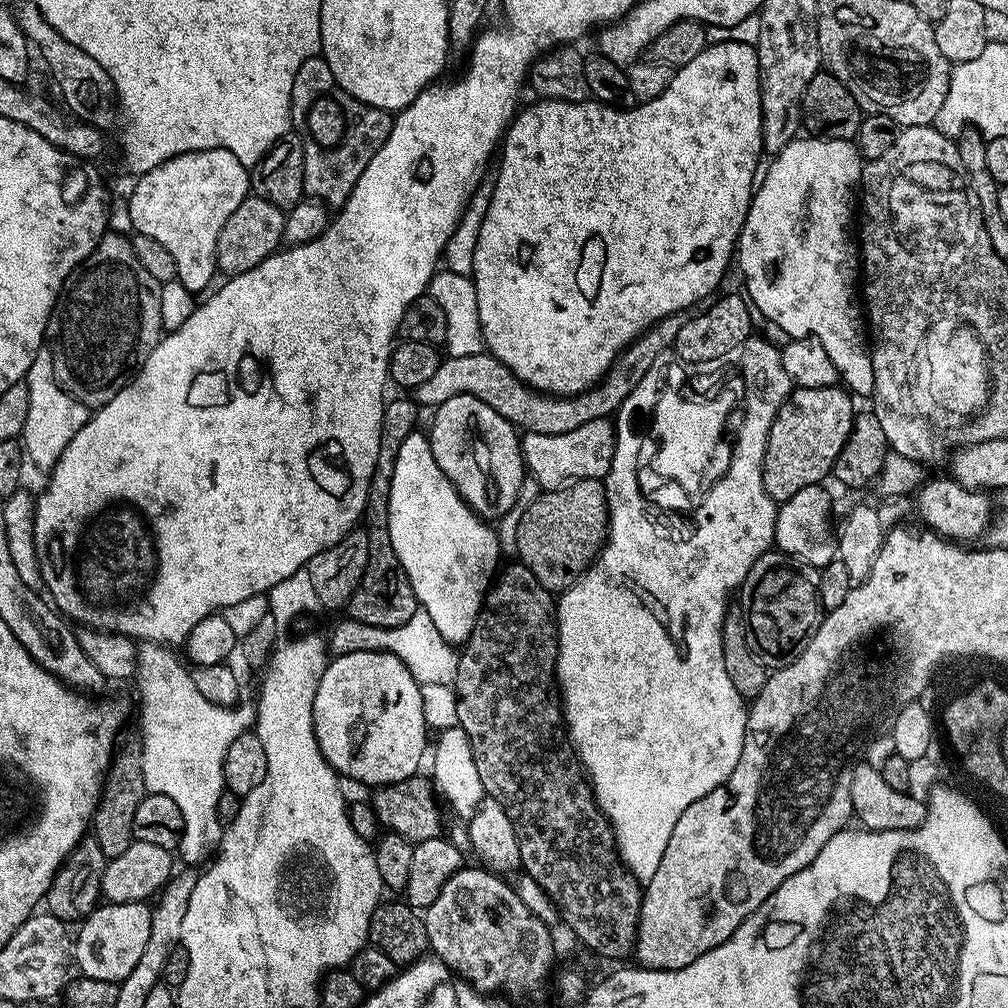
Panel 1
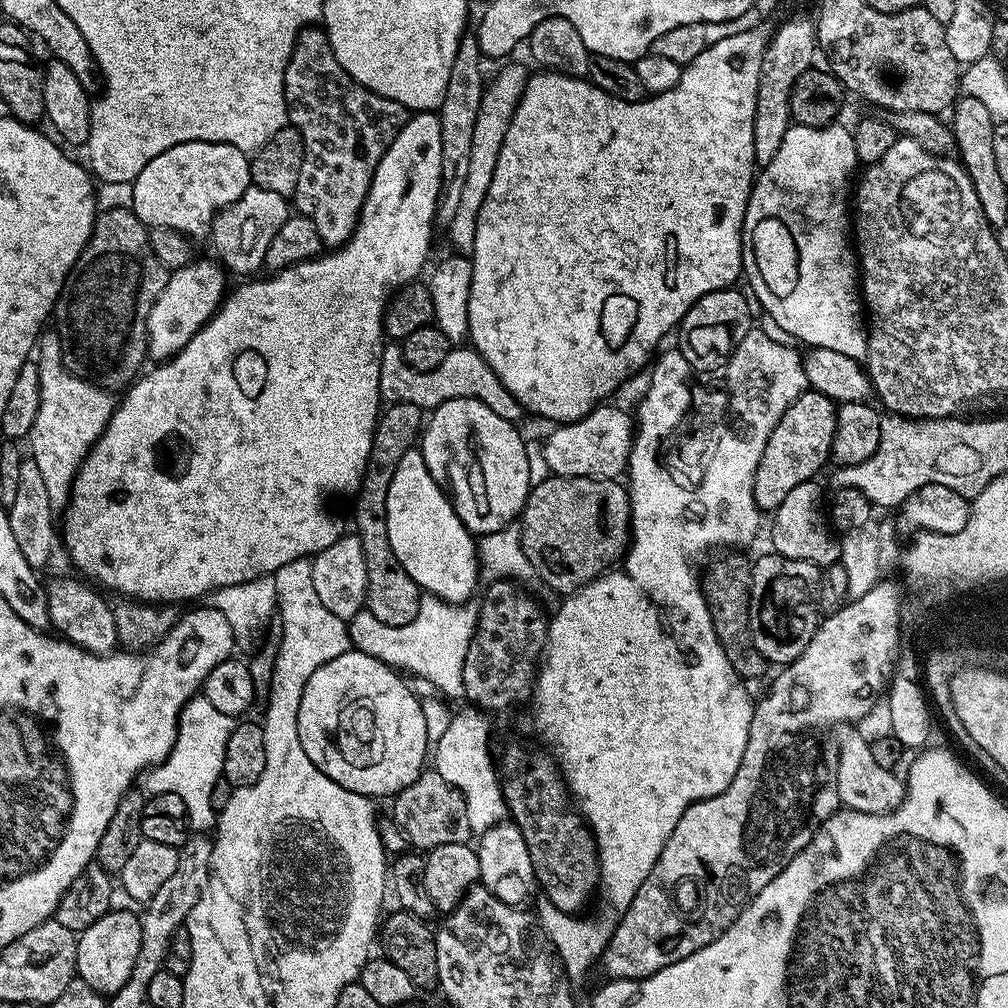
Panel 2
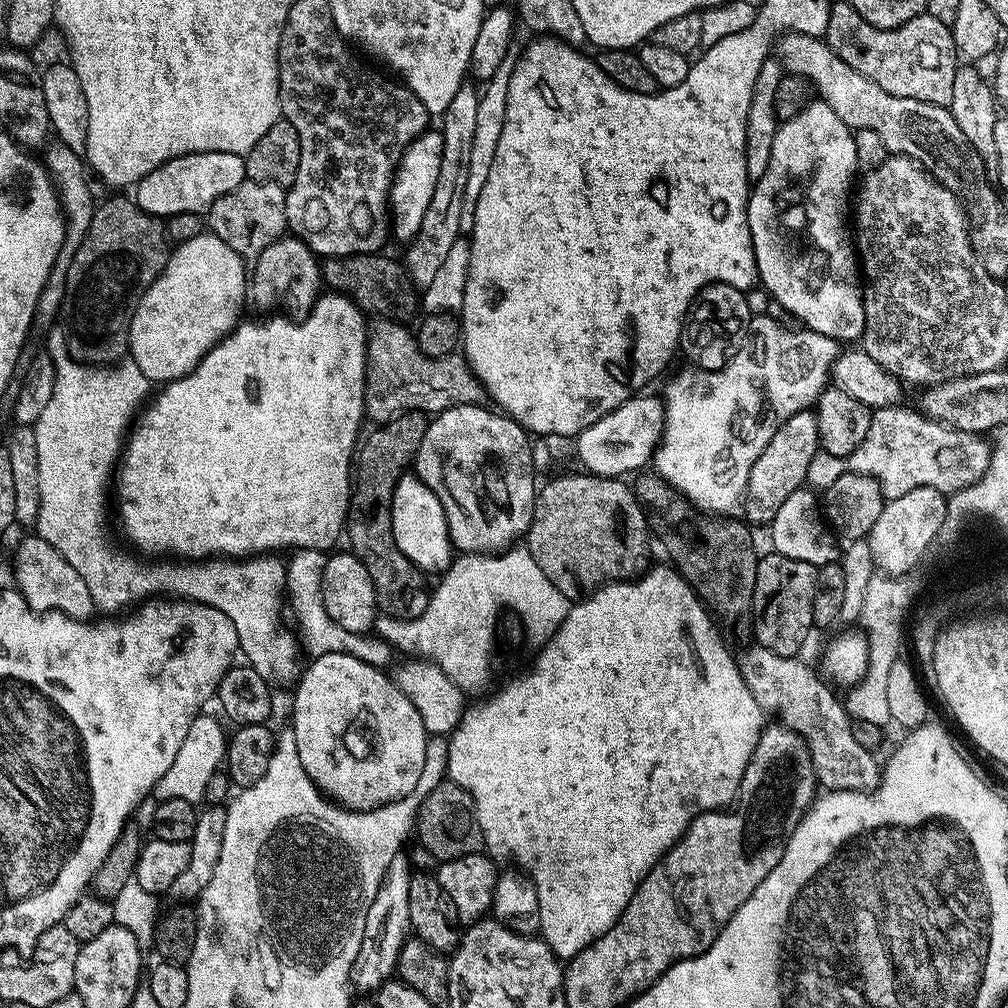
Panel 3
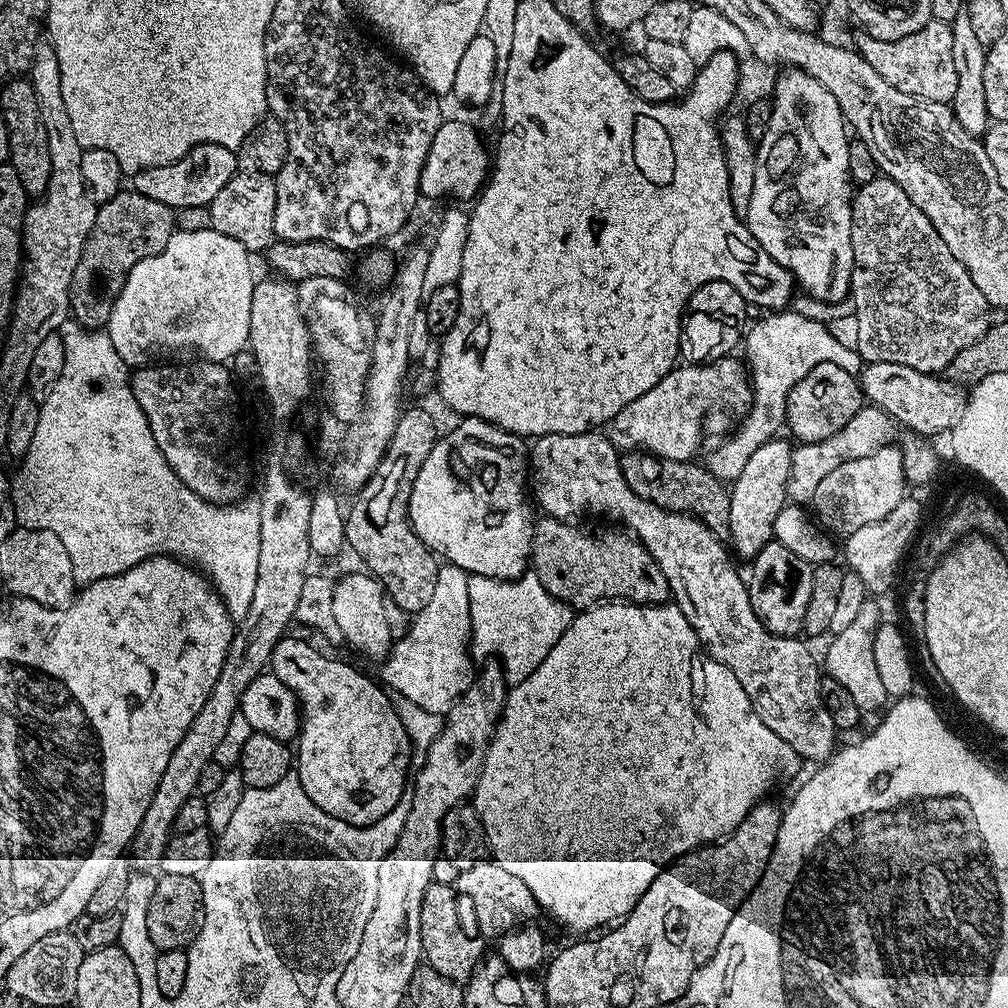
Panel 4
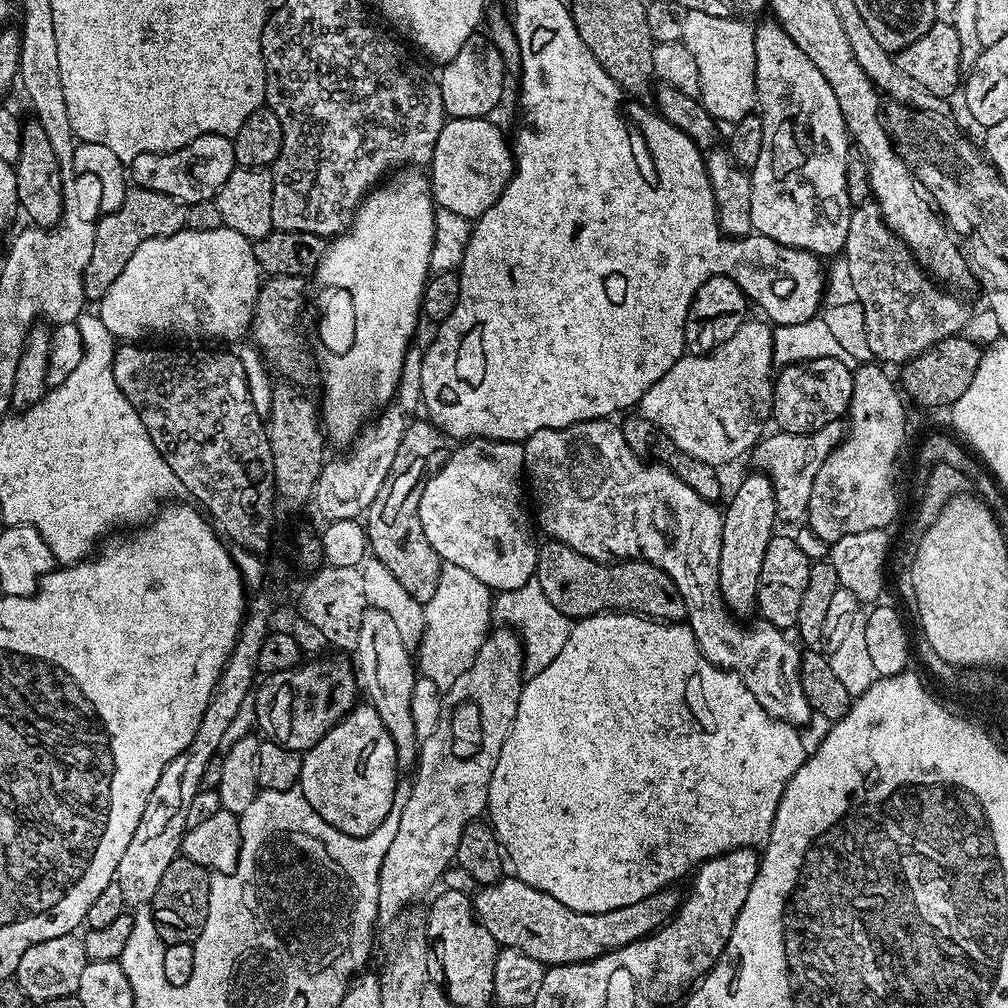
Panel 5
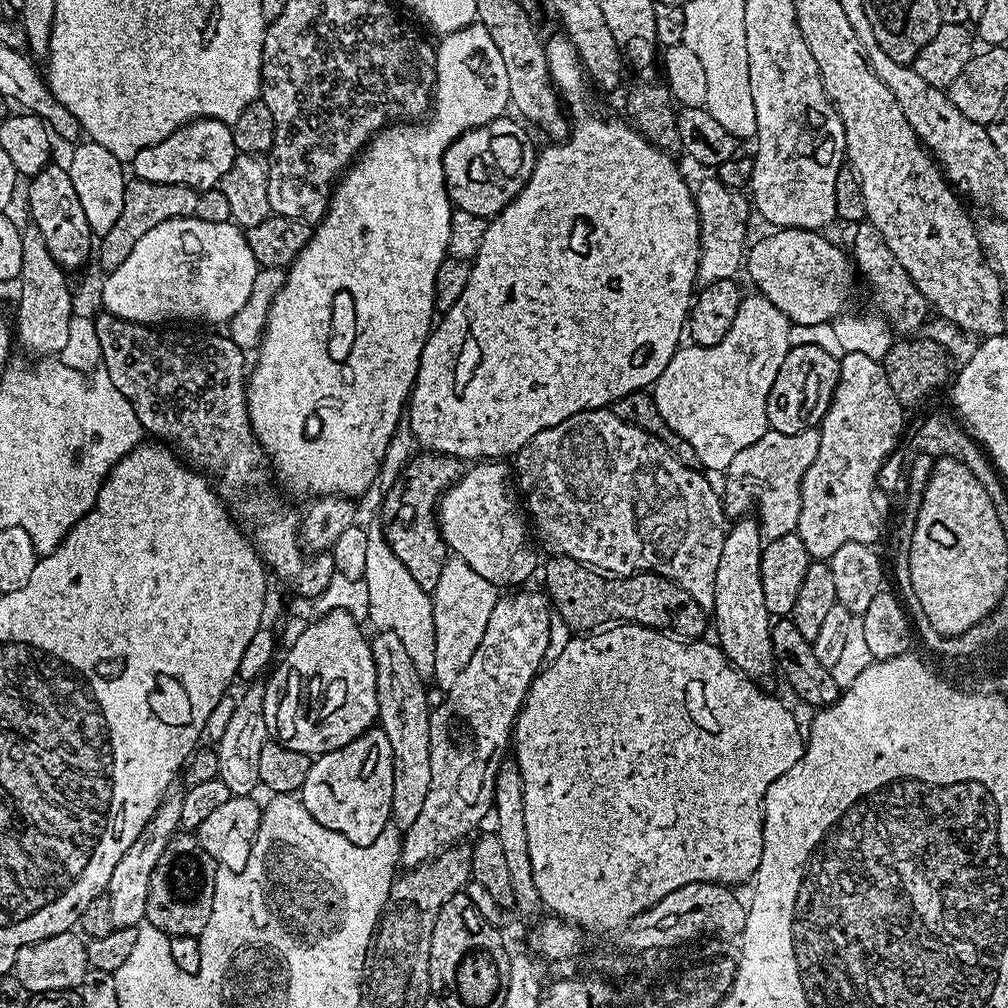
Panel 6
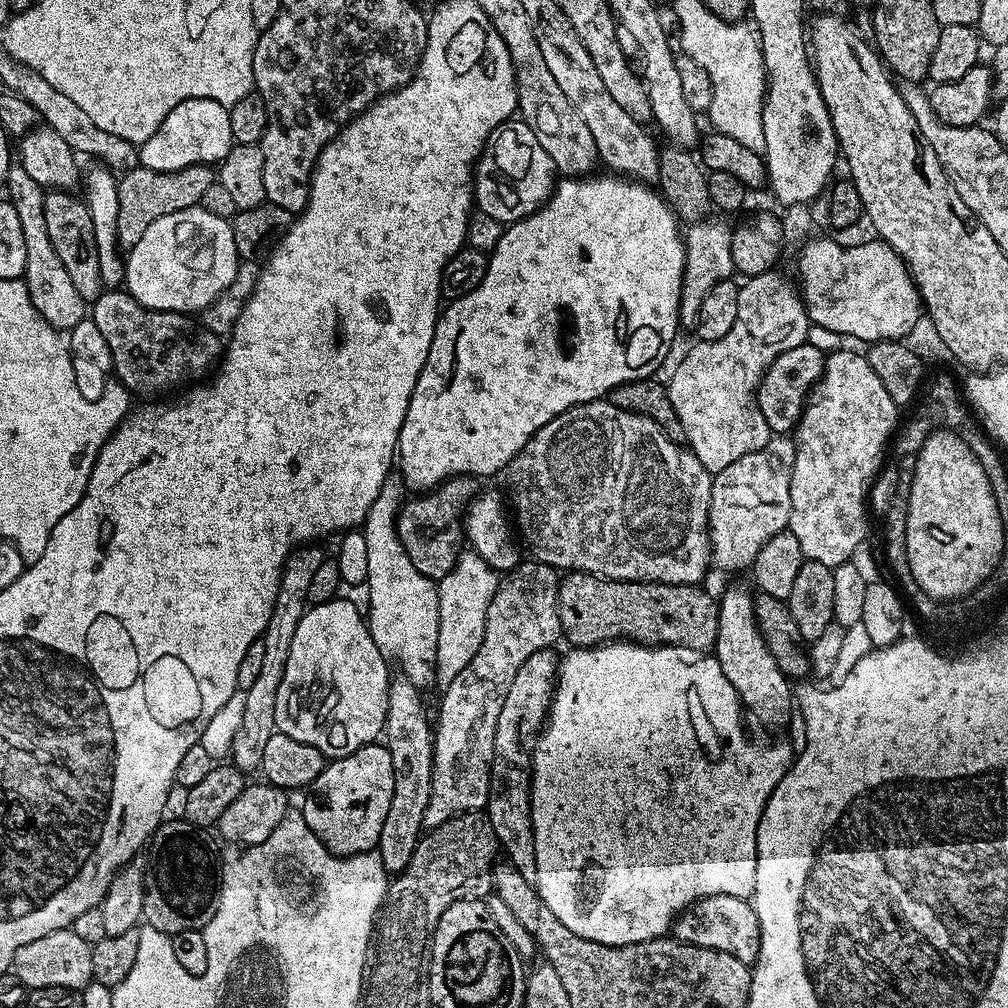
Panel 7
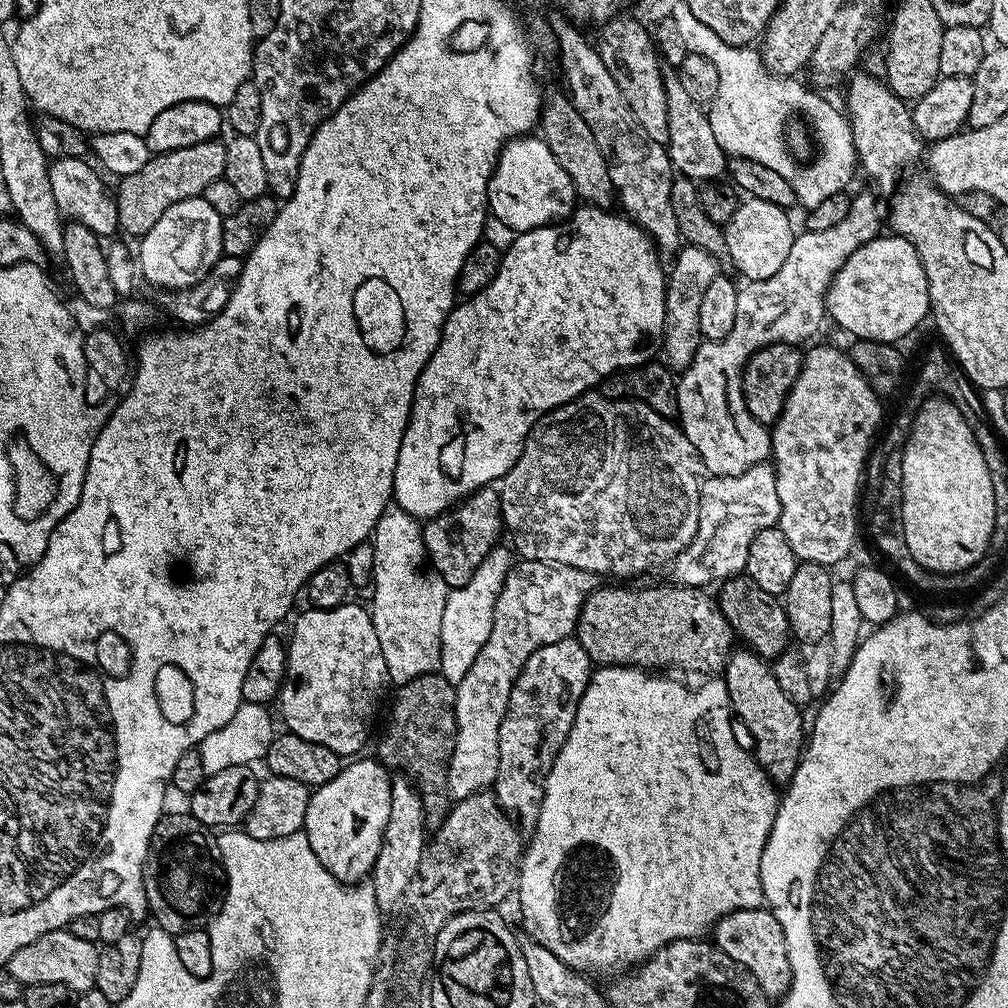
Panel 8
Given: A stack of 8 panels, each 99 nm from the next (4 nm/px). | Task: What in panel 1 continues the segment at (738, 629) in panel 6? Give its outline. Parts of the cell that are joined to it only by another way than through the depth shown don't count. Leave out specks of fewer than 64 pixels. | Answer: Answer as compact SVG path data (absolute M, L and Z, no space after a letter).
M843 387L830 388L796 388L778 410L768 435L768 449L764 455L762 482L770 499L783 502L794 498L798 490L806 490L806 486L814 486L824 482L835 469L838 454L846 444L846 438L852 429L854 419L853 397Z

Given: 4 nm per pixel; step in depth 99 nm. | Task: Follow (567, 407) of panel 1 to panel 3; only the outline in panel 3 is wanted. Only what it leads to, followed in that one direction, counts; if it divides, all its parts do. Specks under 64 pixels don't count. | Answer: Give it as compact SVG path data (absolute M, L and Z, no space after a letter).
M376 318L368 333L368 371L364 386L364 414L379 426L407 412L439 414L456 404L483 405L486 393L472 374L463 355L453 354L440 360L422 354L416 337L392 318Z

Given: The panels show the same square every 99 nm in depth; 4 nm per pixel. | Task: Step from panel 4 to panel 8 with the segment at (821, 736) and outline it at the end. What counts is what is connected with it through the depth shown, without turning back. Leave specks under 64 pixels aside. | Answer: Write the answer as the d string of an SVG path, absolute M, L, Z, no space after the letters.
M589 390L583 396L558 406L553 412L547 412L533 426L518 462L514 462L514 466L498 484L504 527L507 535L512 535L511 547L525 560L541 560L551 564L574 566L578 570L595 572L601 577L640 576L643 572L650 571L651 568L660 568L663 564L664 567L671 565L676 555L686 550L686 546L694 538L698 530L700 485L705 472L706 469L700 461L698 450L694 450L690 438L686 438L683 428L675 419L658 414L650 410L650 406L637 400L611 400L600 395L599 391Z

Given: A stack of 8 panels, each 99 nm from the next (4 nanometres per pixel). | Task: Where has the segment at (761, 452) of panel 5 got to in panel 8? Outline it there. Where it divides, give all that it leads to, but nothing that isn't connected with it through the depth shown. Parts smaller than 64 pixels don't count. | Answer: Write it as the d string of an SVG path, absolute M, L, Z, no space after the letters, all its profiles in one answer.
M765 462L750 466L742 474L733 476L709 475L700 485L700 505L698 506L698 530L694 538L676 555L670 565L671 579L683 584L685 588L704 588L715 582L723 582L729 577L739 576L746 569L746 554L750 554L750 542L758 530L775 528L780 522L780 503L778 502L778 480L776 469Z

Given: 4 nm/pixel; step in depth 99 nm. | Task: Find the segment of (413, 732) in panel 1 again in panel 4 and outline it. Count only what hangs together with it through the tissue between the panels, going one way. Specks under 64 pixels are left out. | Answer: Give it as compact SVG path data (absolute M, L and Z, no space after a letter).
M285 635L283 641L277 644L276 651L272 653L270 664L274 669L274 674L292 691L297 700L301 702L320 700L317 702L316 708L310 709L309 712L307 709L303 713L298 733L300 749L297 747L294 752L294 775L300 779L302 790L306 790L310 802L314 802L314 806L318 806L326 814L330 814L347 824L352 824L355 828L364 828L367 824L377 824L382 818L386 818L386 814L390 814L390 810L394 810L394 806L398 805L399 799L402 798L404 787L410 780L412 742L407 736L406 726L402 724L402 720L396 713L393 697L375 679L372 681L366 673L359 672L354 665L347 664L344 660L324 660L323 654L316 652L314 645L300 644L299 638L292 635Z

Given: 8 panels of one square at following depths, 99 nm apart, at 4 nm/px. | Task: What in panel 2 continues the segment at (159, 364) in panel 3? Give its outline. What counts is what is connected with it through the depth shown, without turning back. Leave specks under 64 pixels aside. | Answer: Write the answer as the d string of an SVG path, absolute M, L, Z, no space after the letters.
M193 259L185 268L177 268L169 275L162 294L154 302L148 315L148 356L156 362L170 360L179 354L206 326L206 322L216 313L226 296L224 288L226 272L215 259Z

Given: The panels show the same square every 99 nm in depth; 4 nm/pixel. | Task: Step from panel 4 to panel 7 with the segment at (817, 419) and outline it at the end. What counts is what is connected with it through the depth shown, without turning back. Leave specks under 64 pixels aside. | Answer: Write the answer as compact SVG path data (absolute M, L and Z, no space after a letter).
M805 342L778 354L778 358L770 362L756 387L756 401L758 410L762 410L762 418L766 418L766 426L770 426L773 434L788 434L795 429L804 412L809 392L824 372L825 359L826 353L821 348Z

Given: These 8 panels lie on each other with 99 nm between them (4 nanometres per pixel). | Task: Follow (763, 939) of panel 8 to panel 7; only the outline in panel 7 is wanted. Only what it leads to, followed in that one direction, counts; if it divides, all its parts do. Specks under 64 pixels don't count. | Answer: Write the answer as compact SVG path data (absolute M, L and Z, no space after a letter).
M714 894L695 900L672 921L671 935L677 940L706 946L710 950L722 950L722 954L734 954L738 962L752 966L760 959L760 927L758 914L747 899L730 894Z

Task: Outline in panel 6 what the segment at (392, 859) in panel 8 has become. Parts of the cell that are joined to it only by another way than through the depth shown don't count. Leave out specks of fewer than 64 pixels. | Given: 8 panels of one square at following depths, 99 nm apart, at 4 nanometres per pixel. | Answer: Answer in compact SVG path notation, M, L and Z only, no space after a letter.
M377 631L371 637L374 666L377 670L378 726L390 738L394 766L394 794L391 823L403 830L414 826L430 790L430 711L426 681L414 670L406 646L393 632Z

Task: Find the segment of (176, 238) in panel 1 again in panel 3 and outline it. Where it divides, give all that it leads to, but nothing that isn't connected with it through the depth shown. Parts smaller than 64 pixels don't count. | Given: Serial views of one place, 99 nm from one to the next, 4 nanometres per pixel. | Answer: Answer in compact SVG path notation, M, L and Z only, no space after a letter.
M198 152L195 156L179 156L162 166L156 172L146 174L135 185L134 199L142 210L153 214L173 212L203 213L213 199L226 194L245 179L244 157L228 156L225 152Z

